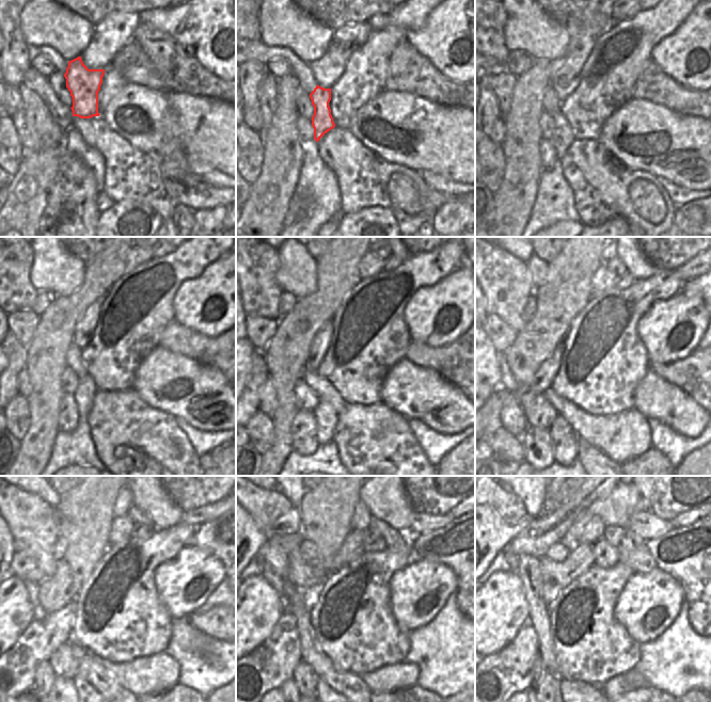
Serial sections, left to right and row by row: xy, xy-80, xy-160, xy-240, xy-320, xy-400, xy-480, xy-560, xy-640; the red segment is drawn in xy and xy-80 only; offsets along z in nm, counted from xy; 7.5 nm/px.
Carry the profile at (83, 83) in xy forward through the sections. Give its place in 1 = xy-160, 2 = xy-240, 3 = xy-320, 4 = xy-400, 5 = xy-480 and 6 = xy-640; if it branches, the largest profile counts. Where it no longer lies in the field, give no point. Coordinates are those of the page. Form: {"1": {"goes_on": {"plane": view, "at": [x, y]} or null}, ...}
{"1": {"goes_on": {"plane": "xy-160", "at": [563, 137]}}, "2": {"goes_on": {"plane": "xy-240", "at": [87, 388]}}, "3": {"goes_on": {"plane": "xy-320", "at": [326, 416]}}, "4": {"goes_on": {"plane": "xy-400", "at": [564, 439]}}, "5": {"goes_on": {"plane": "xy-480", "at": [85, 692]}}, "6": {"goes_on": {"plane": "xy-640", "at": [574, 692]}}}

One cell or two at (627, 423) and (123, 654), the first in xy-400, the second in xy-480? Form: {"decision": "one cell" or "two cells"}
{"decision": "two cells"}

